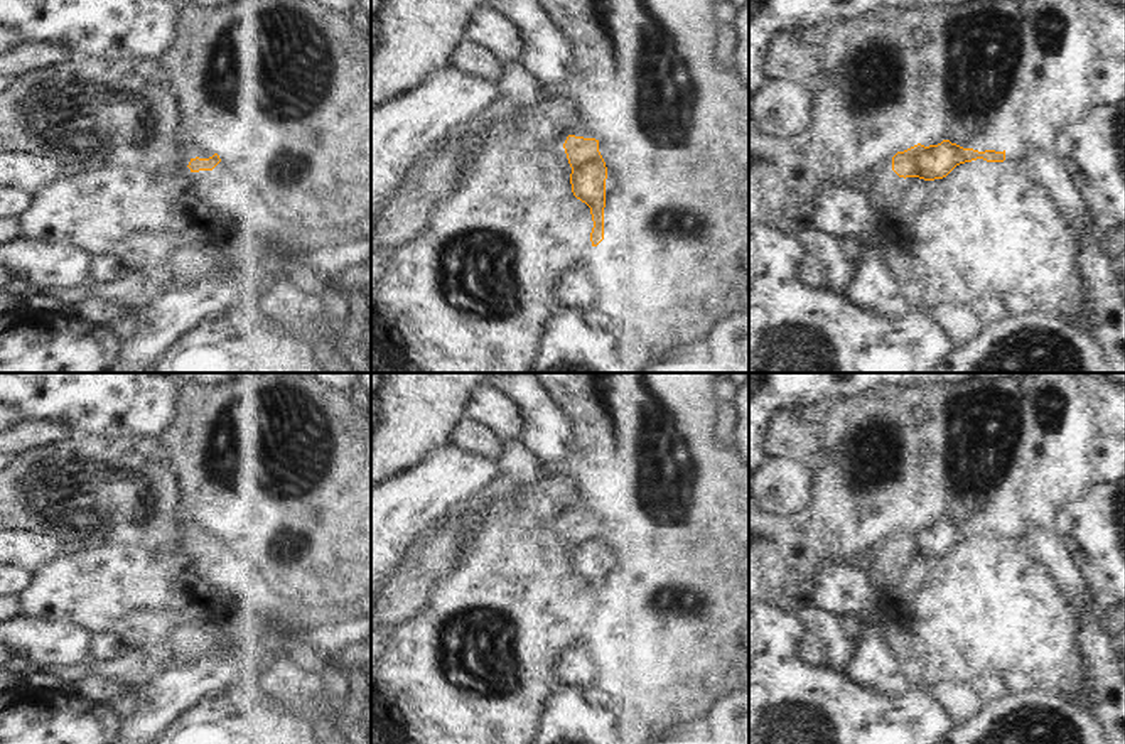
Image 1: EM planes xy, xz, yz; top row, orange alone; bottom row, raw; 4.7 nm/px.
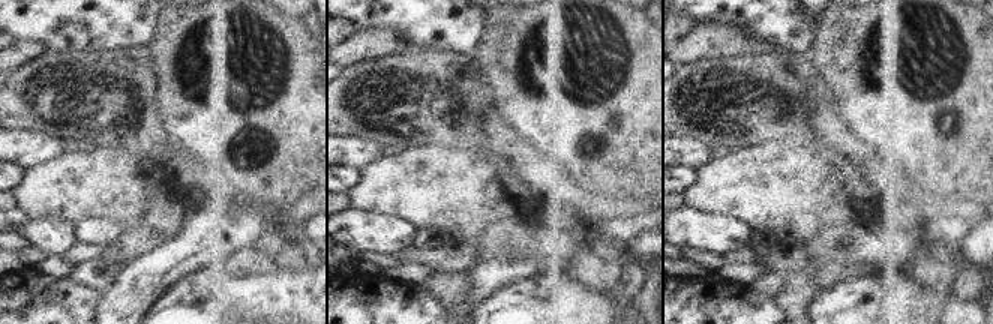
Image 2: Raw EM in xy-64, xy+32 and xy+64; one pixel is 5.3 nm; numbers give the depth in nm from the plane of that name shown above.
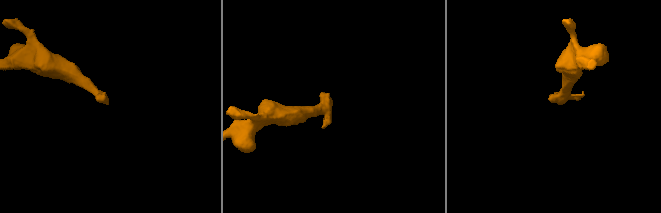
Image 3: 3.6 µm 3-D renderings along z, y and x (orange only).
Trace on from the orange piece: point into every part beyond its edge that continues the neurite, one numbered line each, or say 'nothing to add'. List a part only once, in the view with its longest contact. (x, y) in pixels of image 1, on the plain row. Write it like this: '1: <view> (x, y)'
nothing to add

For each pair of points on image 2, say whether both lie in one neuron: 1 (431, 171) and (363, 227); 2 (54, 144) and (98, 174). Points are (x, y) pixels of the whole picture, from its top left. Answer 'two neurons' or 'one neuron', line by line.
1: two neurons
2: two neurons

